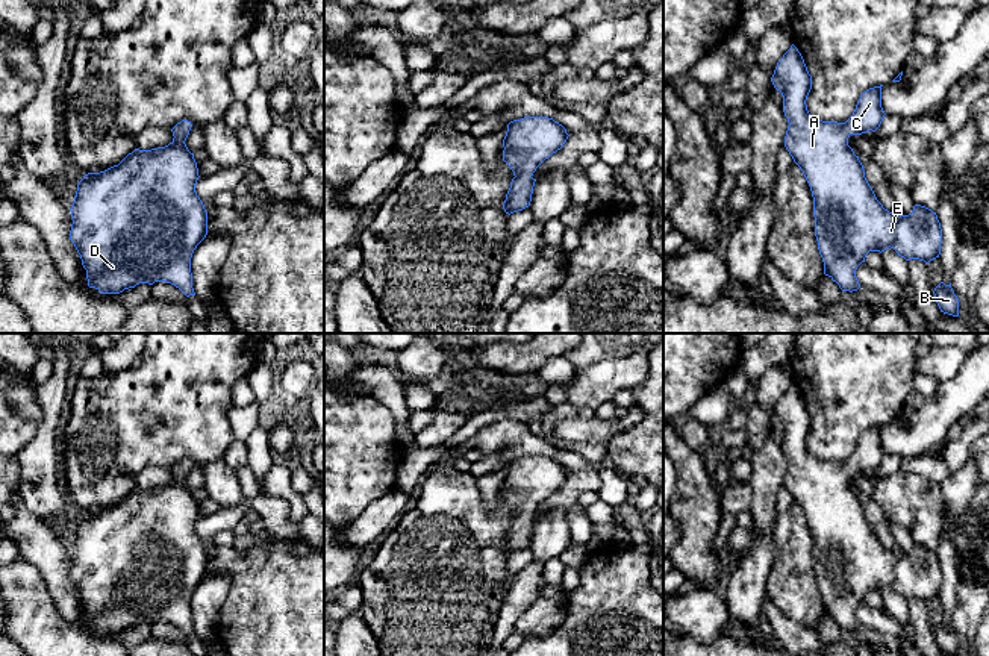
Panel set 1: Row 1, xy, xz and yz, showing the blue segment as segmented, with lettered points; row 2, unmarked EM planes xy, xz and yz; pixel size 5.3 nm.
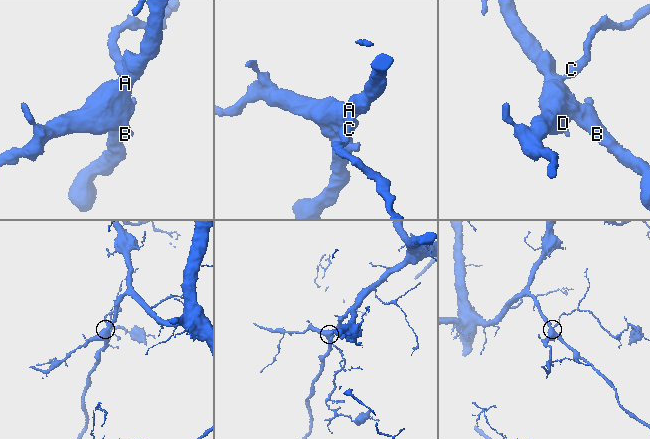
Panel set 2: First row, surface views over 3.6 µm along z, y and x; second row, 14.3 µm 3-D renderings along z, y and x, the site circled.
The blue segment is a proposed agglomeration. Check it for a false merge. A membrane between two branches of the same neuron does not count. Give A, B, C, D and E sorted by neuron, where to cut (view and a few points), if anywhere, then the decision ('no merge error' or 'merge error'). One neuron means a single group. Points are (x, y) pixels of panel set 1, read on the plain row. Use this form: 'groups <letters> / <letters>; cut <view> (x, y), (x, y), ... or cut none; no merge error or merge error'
groups A B C D E; cut none; no merge error

